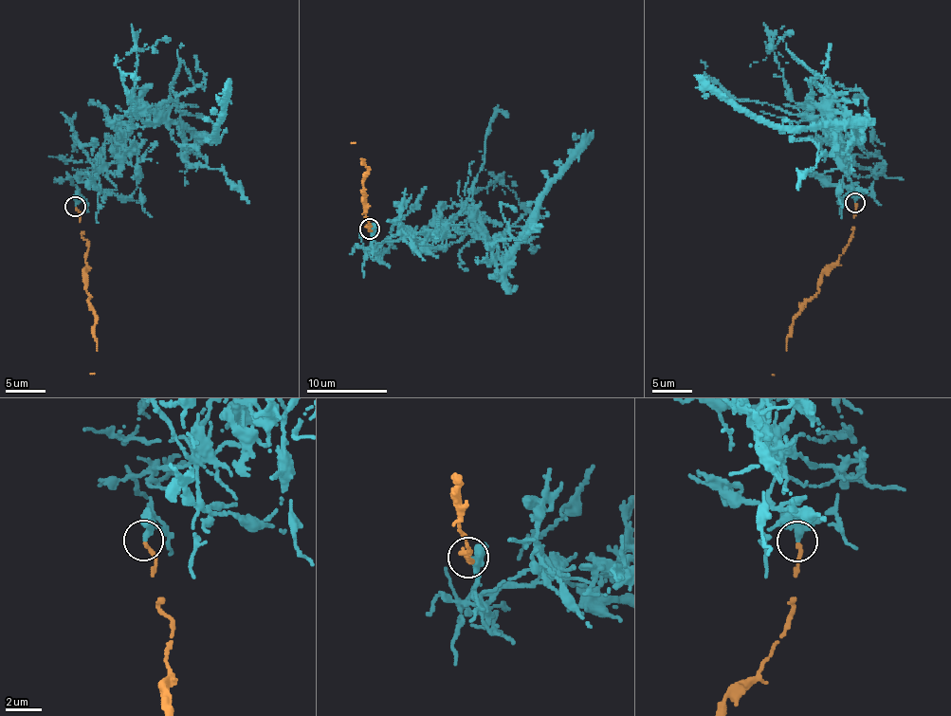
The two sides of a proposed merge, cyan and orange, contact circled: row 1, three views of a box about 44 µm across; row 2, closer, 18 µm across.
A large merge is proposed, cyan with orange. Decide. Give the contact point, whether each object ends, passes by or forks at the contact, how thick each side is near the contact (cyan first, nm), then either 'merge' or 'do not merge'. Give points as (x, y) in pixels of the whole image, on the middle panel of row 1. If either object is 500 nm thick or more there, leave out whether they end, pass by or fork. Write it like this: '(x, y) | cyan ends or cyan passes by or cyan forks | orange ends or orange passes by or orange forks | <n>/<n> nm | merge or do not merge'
(369, 229) | cyan ends | orange ends | 400/260 nm | do not merge

